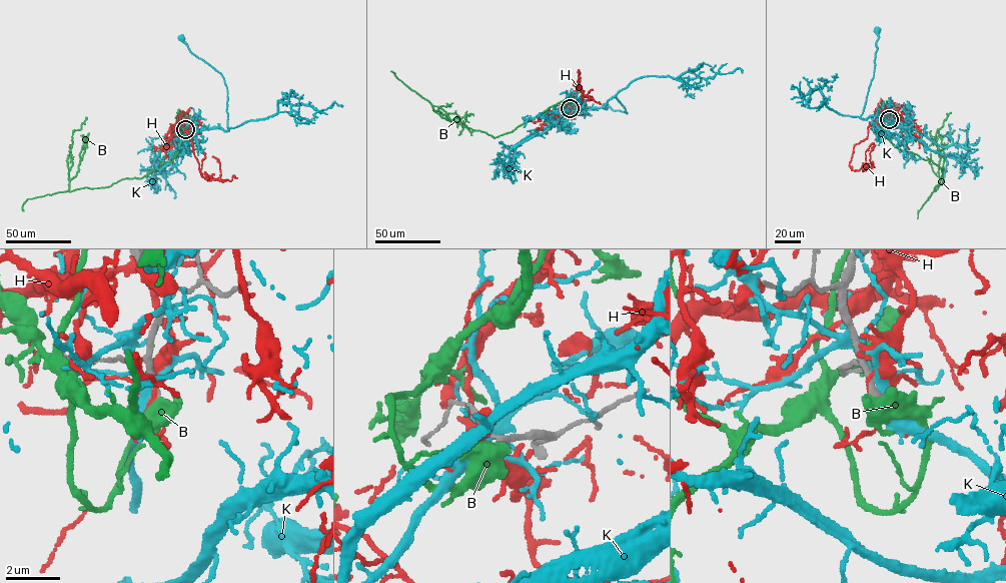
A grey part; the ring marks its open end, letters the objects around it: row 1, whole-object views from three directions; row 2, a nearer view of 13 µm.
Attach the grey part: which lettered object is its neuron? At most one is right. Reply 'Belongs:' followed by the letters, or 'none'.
Belongs: none

